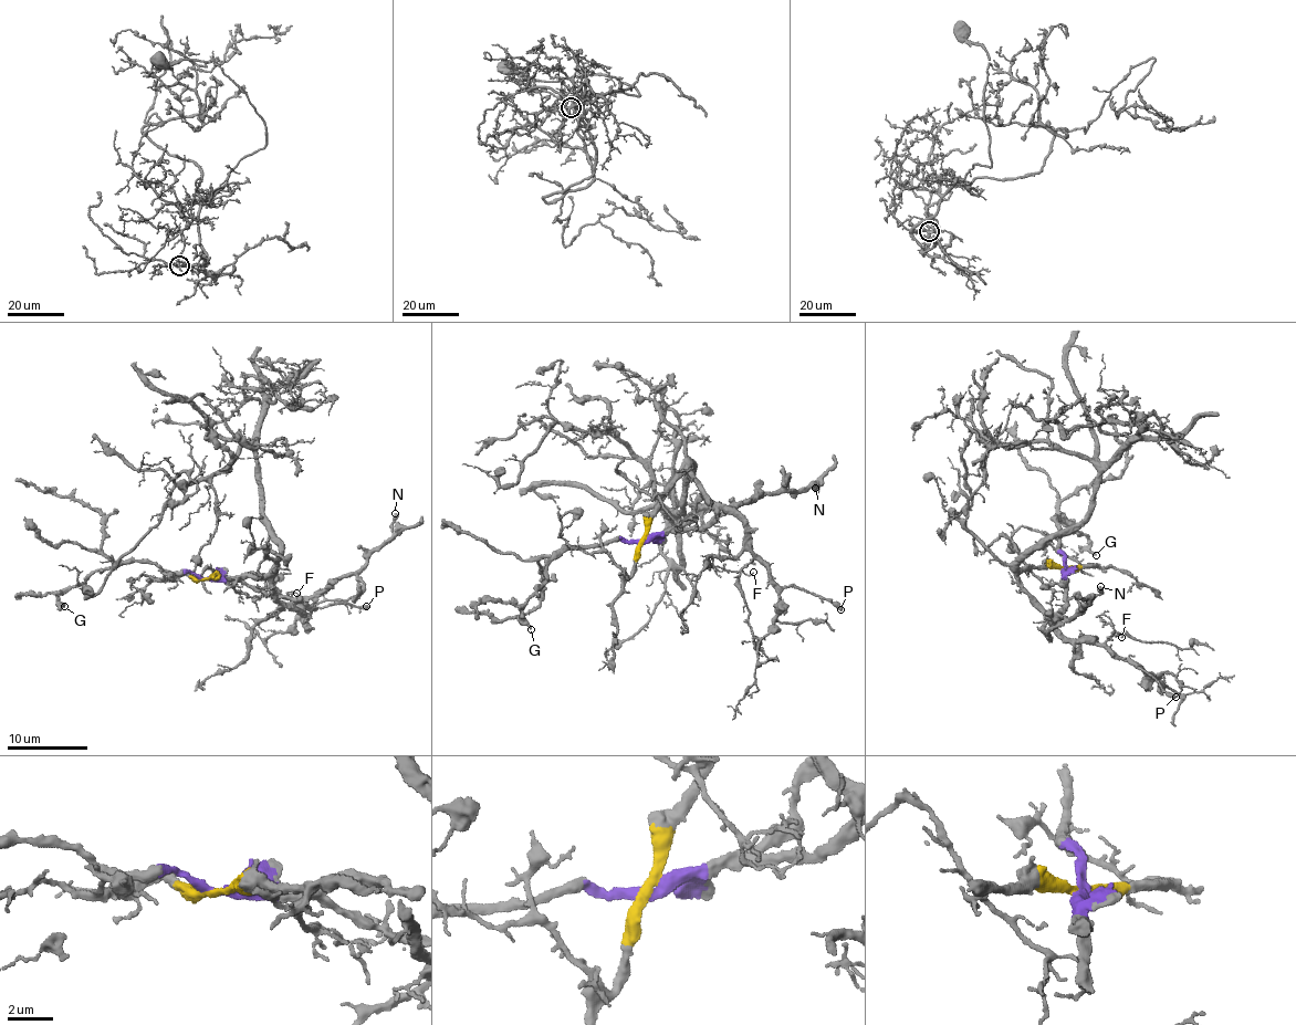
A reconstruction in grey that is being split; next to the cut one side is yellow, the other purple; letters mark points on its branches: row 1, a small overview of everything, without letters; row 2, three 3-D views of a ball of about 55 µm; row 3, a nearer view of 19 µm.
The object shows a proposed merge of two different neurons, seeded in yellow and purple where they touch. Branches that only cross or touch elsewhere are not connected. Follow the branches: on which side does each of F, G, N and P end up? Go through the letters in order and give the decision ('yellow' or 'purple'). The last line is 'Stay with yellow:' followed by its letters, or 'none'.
F: yellow
G: purple
N: purple
P: yellow
Stay with yellow: F, P

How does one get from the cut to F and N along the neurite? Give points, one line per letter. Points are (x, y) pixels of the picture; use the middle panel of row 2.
F: (643, 539), (665, 495), (687, 474), (742, 523), (744, 547), (753, 556), (742, 569), (748, 575), (754, 573)
N: (643, 541), (713, 523), (729, 506), (792, 488), (797, 492), (813, 484), (817, 490), (815, 487)

